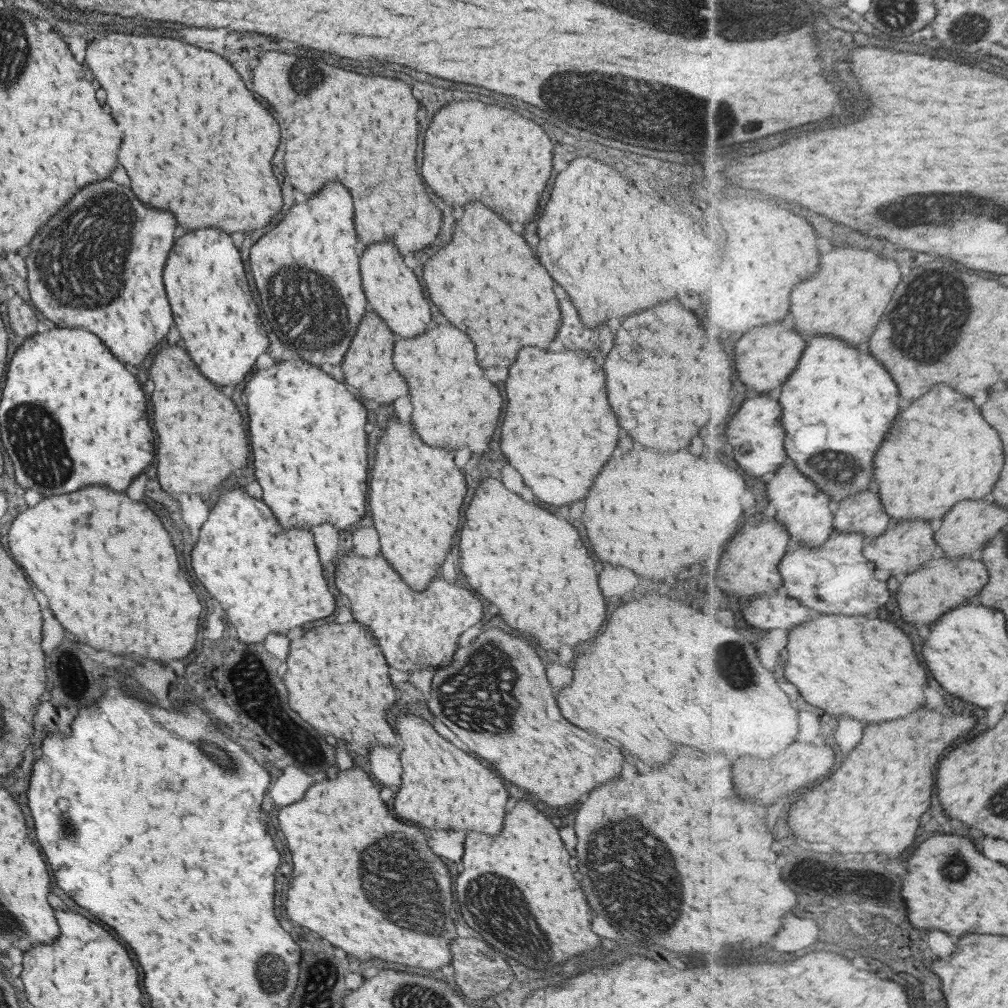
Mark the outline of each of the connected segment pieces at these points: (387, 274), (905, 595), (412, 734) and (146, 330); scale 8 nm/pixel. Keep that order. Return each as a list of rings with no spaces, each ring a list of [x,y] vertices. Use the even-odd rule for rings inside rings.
[[[380,242],[380,244],[368,246],[364,250],[364,256],[360,258],[360,274],[362,274],[364,294],[372,310],[388,324],[388,328],[394,334],[402,338],[414,338],[416,334],[422,334],[428,328],[430,304],[426,302],[420,282],[416,280],[414,272],[408,270],[402,256],[392,244]]]
[[[942,553],[938,560],[930,564],[930,568],[925,566],[918,572],[900,578],[901,586],[897,591],[897,602],[902,616],[910,616],[906,618],[906,622],[912,622],[916,626],[920,624],[934,626],[946,612],[952,612],[954,606],[966,604],[960,600],[972,600],[974,596],[978,596],[988,586],[988,582],[990,582],[990,572],[984,562],[974,560],[974,558],[952,560],[952,558],[946,558],[946,554]],[[958,566],[962,568],[962,578],[956,578]]]
[[[400,714],[396,730],[404,740],[402,750],[402,786],[394,800],[394,812],[414,824],[430,830],[476,830],[488,836],[498,836],[508,804],[508,792],[502,780],[482,766],[476,758],[441,737],[425,719]],[[454,818],[454,820],[432,820]]]
[[[112,180],[88,184],[70,204],[66,204],[28,246],[30,298],[46,321],[60,328],[83,328],[95,334],[124,364],[142,364],[146,356],[166,338],[172,326],[171,306],[164,294],[162,270],[174,244],[176,220],[170,212],[150,210],[140,204],[134,192]]]

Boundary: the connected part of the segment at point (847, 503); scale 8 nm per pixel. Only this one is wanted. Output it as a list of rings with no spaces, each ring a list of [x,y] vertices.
[[[872,490],[845,498],[836,503],[835,509],[840,532],[862,532],[867,539],[883,536],[894,523],[881,495]]]

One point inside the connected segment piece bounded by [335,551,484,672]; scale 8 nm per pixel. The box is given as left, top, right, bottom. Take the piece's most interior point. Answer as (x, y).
(405, 622)

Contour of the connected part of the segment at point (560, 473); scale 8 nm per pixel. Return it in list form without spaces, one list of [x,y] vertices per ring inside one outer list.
[[[526,346],[520,350],[516,362],[510,366],[506,380],[506,418],[502,422],[502,452],[508,462],[524,476],[526,486],[534,496],[552,506],[566,506],[576,500],[584,500],[600,468],[610,460],[618,442],[618,422],[606,400],[604,372],[586,352],[542,352]]]

